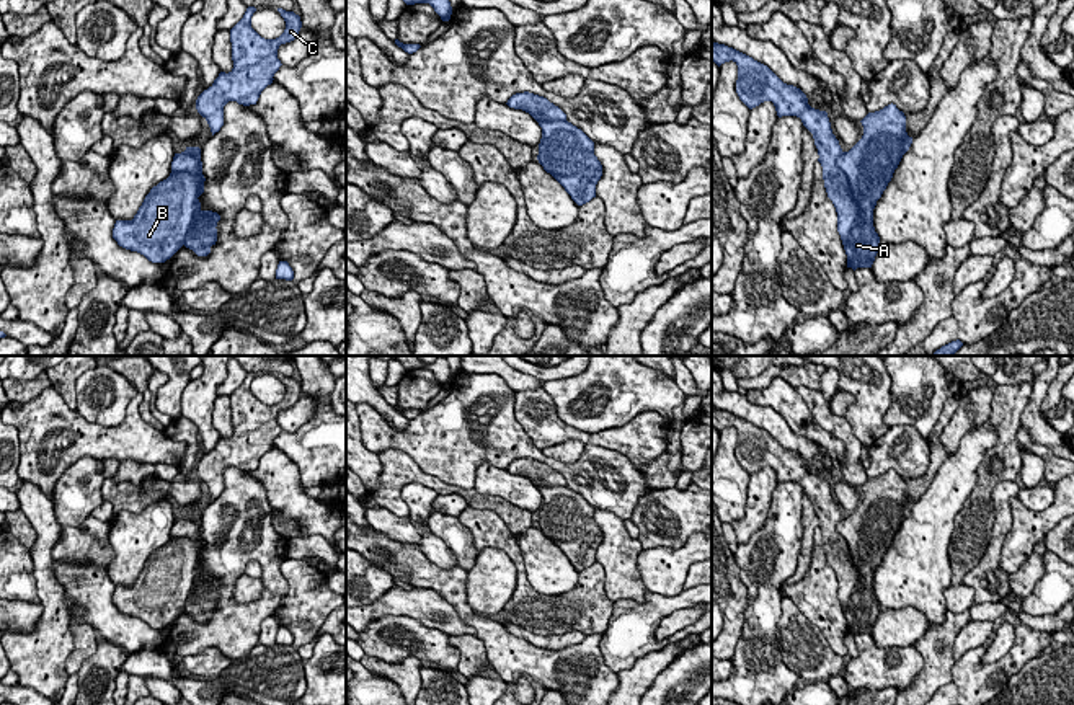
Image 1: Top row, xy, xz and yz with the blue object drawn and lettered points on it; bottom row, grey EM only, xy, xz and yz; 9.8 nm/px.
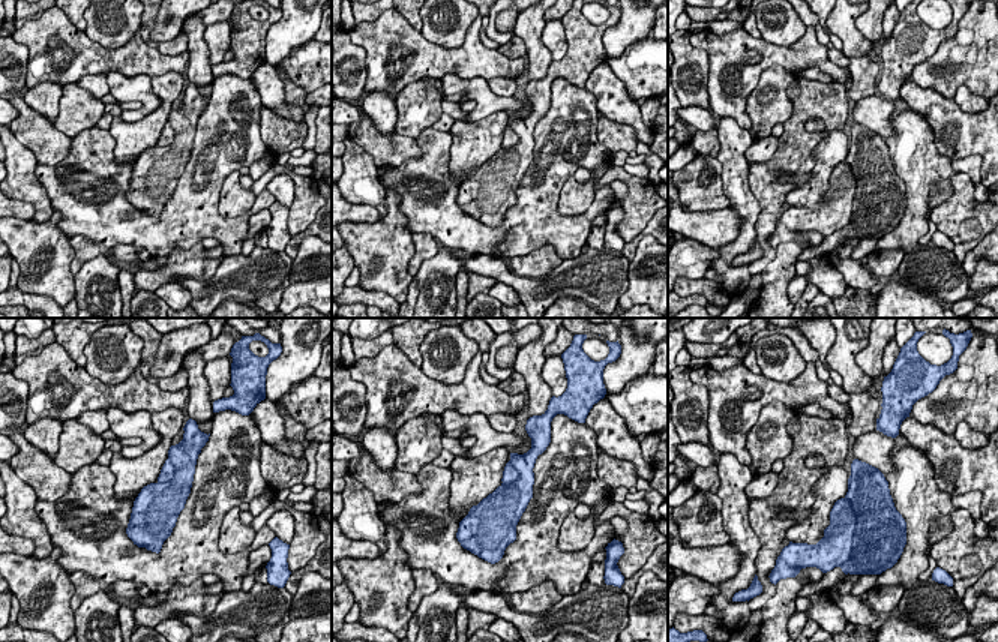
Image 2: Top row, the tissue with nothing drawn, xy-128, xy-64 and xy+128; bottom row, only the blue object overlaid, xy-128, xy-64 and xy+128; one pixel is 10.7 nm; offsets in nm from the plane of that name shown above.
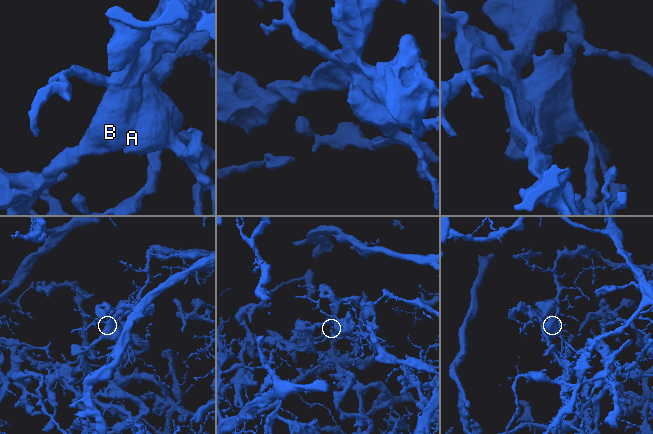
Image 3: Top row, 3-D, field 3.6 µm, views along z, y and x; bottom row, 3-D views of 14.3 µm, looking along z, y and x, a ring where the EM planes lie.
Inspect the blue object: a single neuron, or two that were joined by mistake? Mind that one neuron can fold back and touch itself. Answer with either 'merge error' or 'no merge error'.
merge error

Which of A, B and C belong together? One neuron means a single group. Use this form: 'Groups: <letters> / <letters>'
Groups: A / B C

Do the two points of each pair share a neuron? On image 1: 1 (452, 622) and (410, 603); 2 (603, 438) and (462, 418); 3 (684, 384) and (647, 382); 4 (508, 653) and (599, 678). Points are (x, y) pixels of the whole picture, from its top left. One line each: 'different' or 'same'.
1: same
2: different
3: different
4: same

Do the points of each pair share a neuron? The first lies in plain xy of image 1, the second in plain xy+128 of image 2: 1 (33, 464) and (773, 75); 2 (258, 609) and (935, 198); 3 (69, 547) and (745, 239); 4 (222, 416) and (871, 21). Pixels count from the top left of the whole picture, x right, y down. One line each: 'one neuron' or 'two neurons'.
1: two neurons
2: two neurons
3: two neurons
4: two neurons

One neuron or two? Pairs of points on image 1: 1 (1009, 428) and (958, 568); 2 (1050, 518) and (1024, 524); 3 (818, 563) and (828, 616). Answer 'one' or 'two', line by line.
1: one
2: one
3: one

